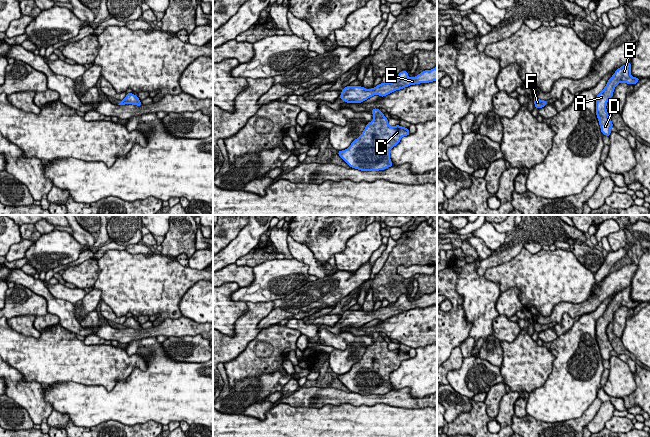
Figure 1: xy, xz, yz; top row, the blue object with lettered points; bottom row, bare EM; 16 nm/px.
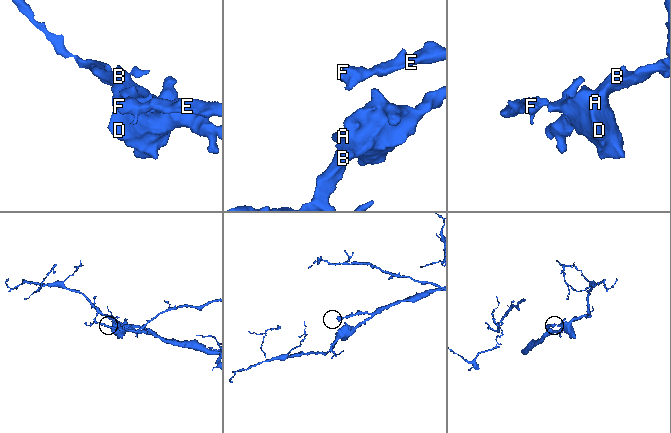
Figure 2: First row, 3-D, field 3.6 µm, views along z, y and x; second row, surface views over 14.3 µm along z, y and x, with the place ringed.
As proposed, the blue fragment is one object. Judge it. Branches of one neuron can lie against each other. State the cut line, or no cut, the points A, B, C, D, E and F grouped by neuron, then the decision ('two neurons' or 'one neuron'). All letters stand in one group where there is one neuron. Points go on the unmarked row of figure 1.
no cut; A B C D E F; one neuron

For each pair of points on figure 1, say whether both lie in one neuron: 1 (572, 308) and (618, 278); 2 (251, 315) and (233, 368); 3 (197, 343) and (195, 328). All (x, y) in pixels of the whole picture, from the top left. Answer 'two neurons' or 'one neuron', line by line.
1: one neuron
2: two neurons
3: two neurons

